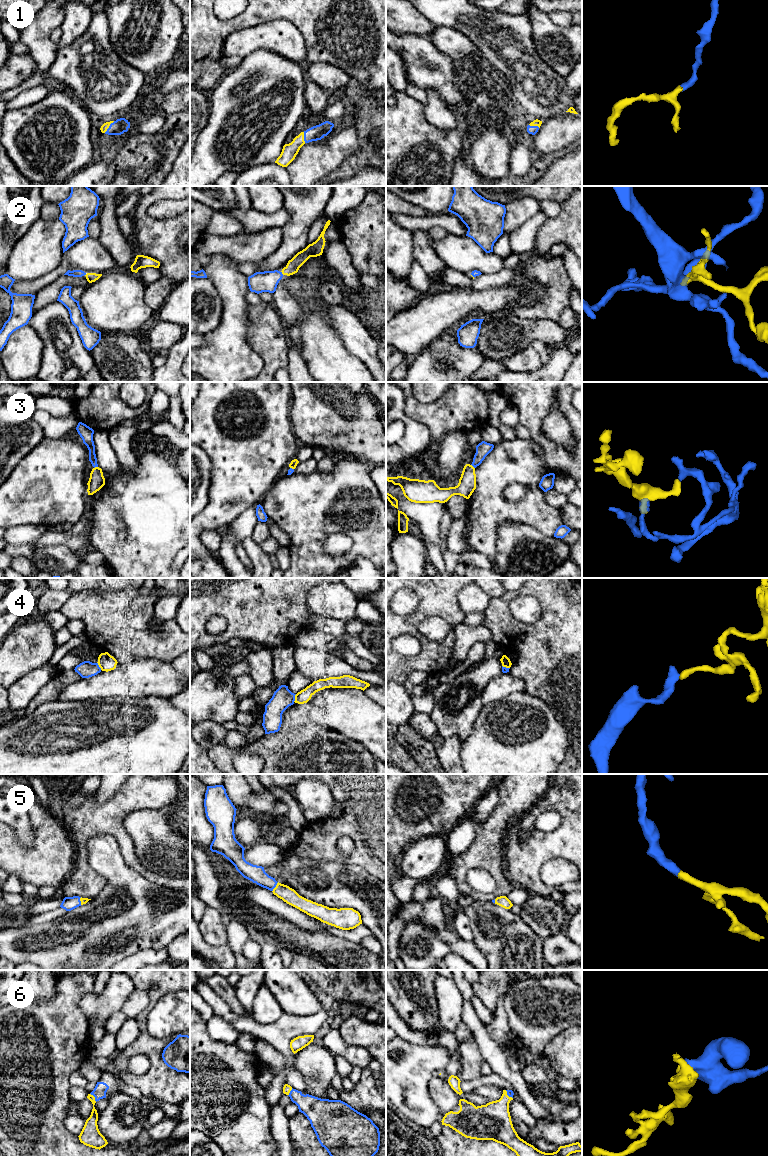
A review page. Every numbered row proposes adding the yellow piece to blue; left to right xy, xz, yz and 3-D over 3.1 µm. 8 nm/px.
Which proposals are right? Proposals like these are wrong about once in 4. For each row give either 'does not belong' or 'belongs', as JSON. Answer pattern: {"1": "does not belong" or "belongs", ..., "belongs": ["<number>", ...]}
{"1": "belongs", "2": "belongs", "3": "belongs", "4": "does not belong", "5": "belongs", "6": "belongs", "belongs": ["1", "2", "3", "5", "6"]}

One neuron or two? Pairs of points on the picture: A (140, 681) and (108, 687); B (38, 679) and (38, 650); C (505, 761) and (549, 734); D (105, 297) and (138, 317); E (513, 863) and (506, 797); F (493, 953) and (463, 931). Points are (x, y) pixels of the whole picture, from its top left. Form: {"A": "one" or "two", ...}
{"A": "one", "B": "two", "C": "one", "D": "one", "E": "two", "F": "two"}

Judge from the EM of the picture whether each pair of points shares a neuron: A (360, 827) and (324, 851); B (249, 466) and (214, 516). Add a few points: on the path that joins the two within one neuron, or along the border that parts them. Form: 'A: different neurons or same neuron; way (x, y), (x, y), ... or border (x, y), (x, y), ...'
A: same neuron; way (350, 827), (345, 827), (331, 841)
B: same neuron; way (240, 478), (225, 504)

